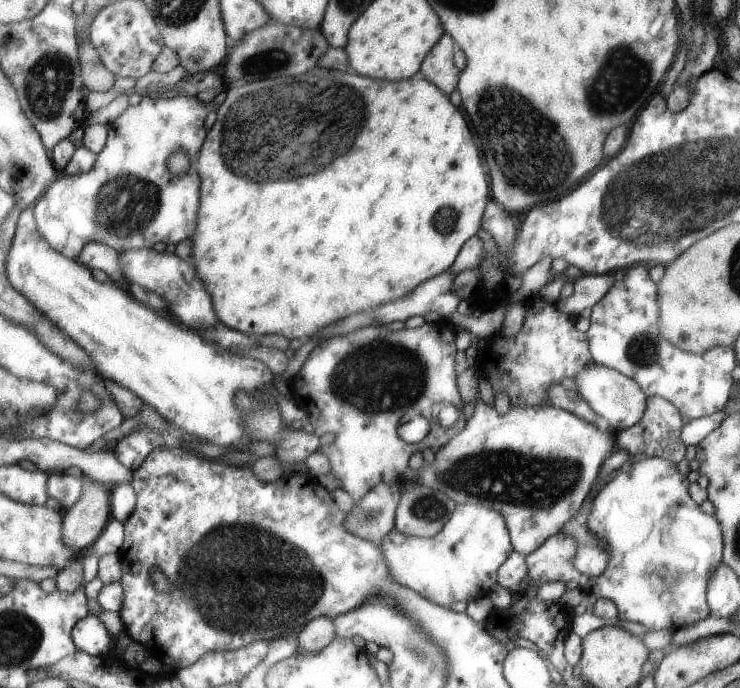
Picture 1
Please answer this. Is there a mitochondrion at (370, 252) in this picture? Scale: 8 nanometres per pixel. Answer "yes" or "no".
no

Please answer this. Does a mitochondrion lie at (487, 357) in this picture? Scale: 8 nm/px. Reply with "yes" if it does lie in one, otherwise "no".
no

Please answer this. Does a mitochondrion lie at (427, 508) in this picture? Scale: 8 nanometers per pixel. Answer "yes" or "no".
yes

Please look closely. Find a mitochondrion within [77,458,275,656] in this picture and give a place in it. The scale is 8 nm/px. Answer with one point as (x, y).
(186, 566)

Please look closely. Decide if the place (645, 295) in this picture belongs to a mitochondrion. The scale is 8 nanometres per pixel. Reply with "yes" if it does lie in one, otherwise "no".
no

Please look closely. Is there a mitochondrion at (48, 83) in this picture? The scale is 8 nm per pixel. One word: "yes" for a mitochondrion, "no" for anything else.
yes

